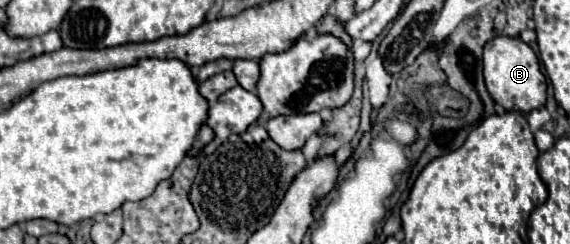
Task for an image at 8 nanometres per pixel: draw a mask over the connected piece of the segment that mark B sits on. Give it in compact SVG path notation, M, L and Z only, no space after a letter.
M500 35L484 45L484 83L492 99L506 111L514 109L520 113L530 113L542 107L546 101L546 83L540 71L538 57L518 37Z

